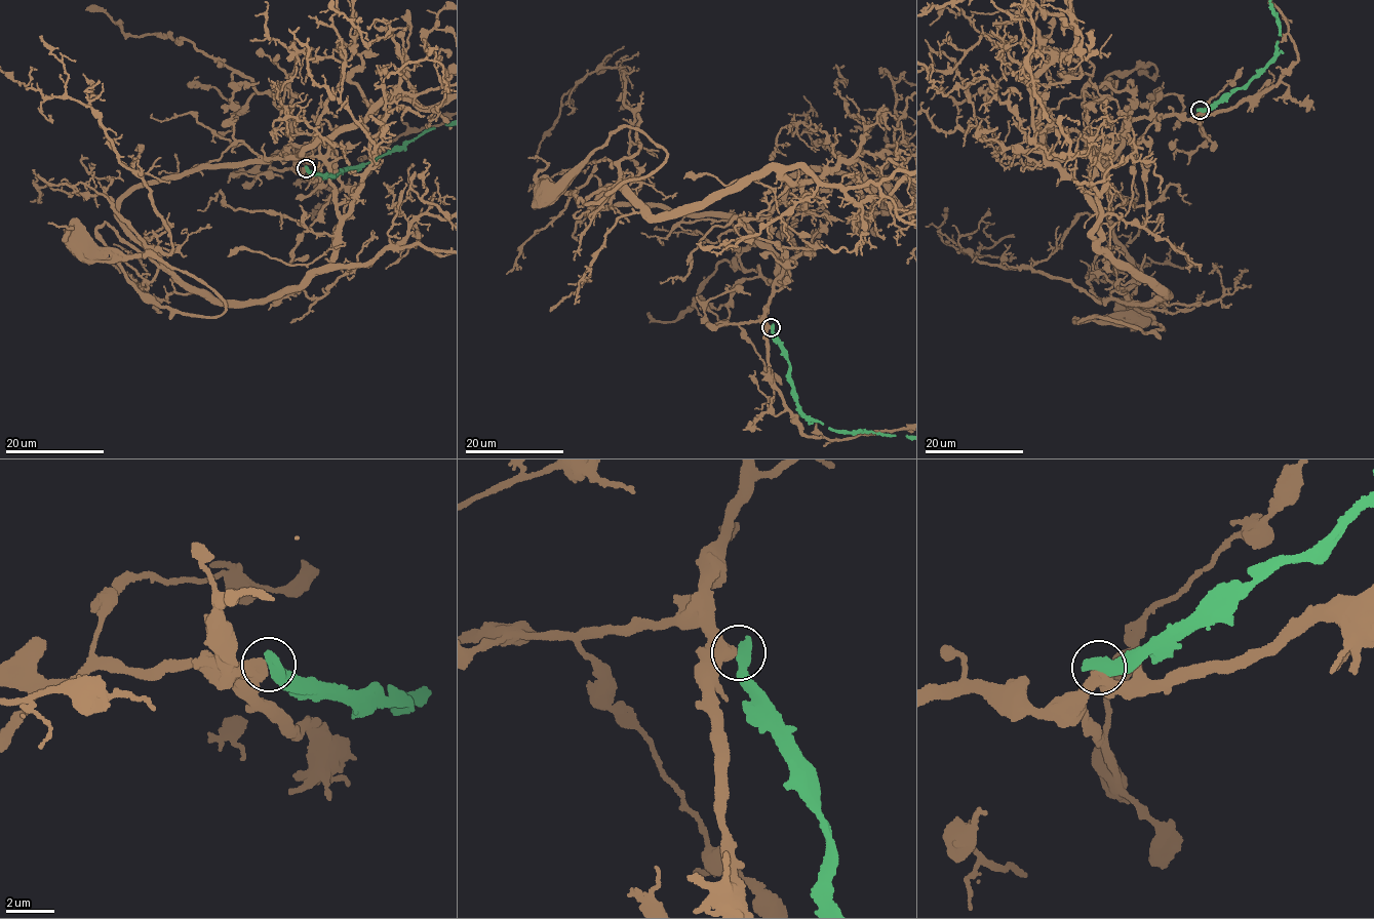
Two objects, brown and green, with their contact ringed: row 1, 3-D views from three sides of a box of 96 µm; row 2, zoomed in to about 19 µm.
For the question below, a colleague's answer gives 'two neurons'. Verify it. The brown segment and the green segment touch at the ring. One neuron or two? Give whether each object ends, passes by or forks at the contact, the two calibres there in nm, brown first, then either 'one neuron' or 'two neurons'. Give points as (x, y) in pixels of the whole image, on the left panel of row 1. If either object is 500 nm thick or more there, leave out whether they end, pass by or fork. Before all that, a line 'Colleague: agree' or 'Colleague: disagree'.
Colleague: agree
600 nm thick on the brown side, 600 nm on the other; two neurons

